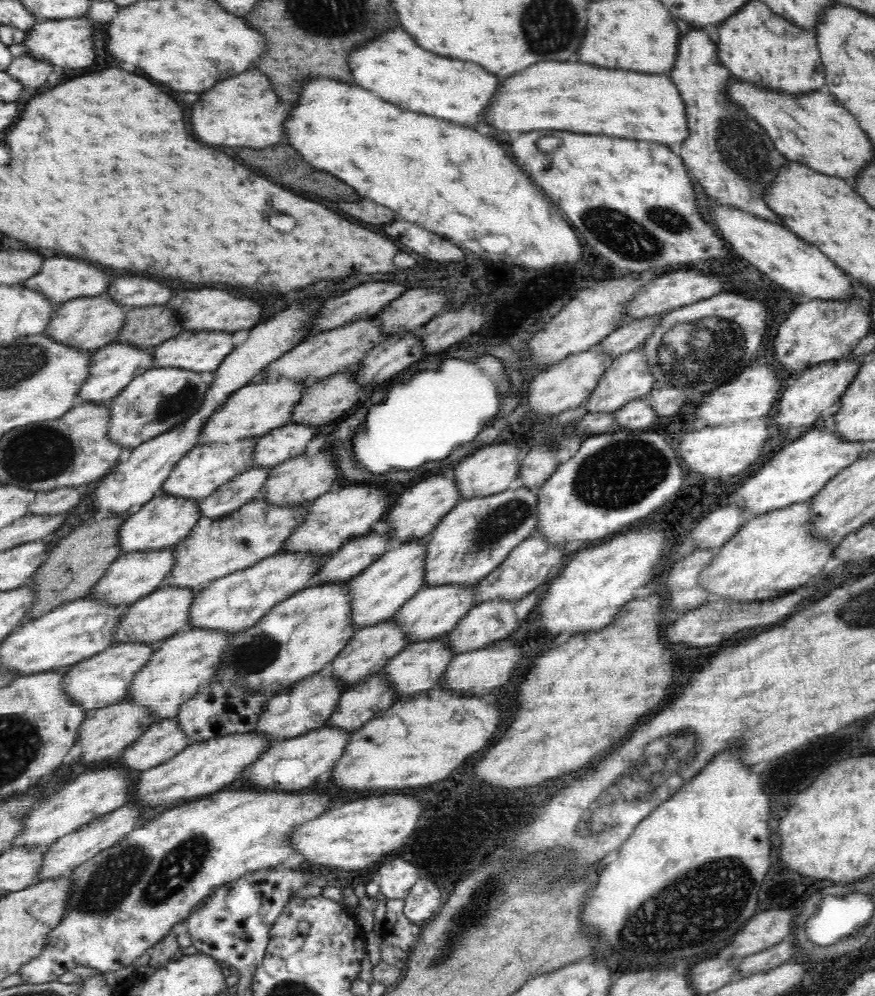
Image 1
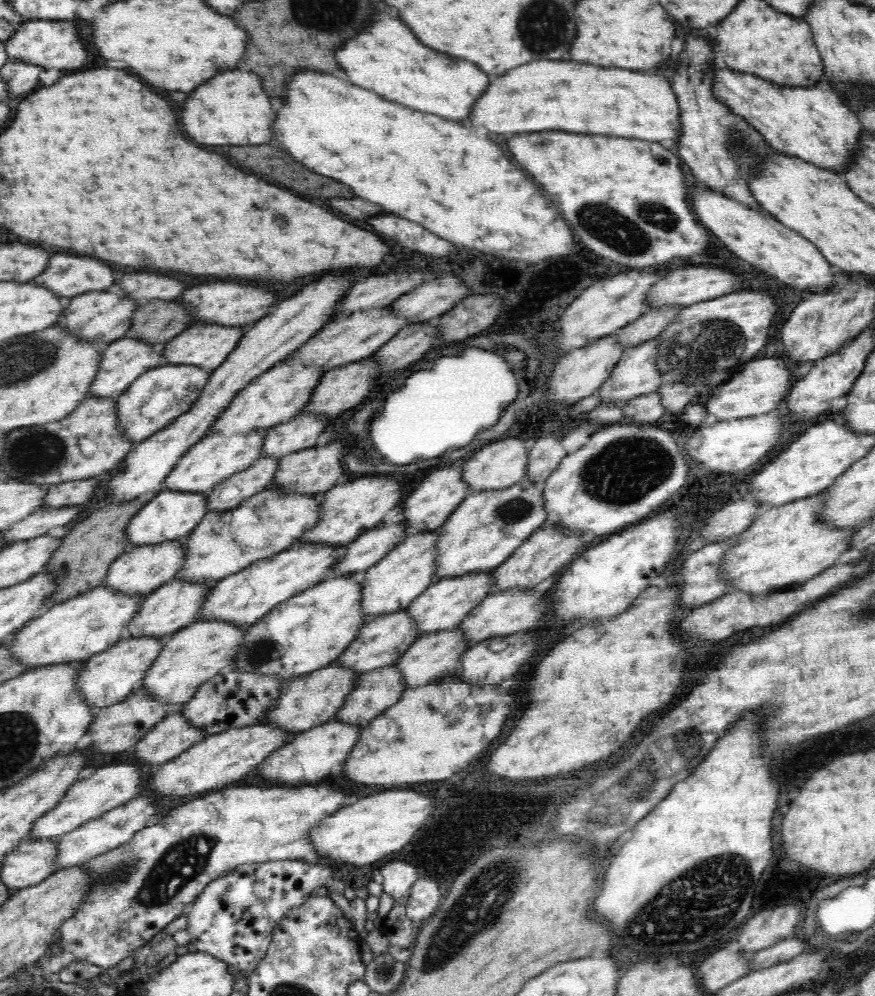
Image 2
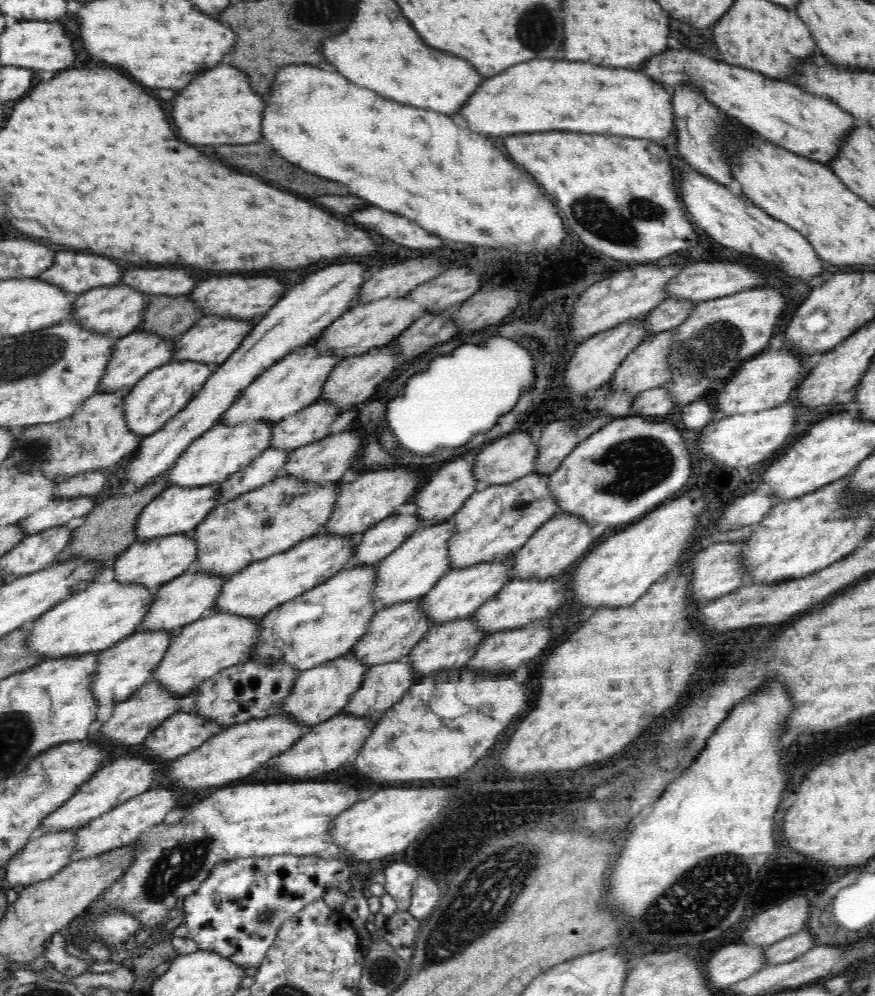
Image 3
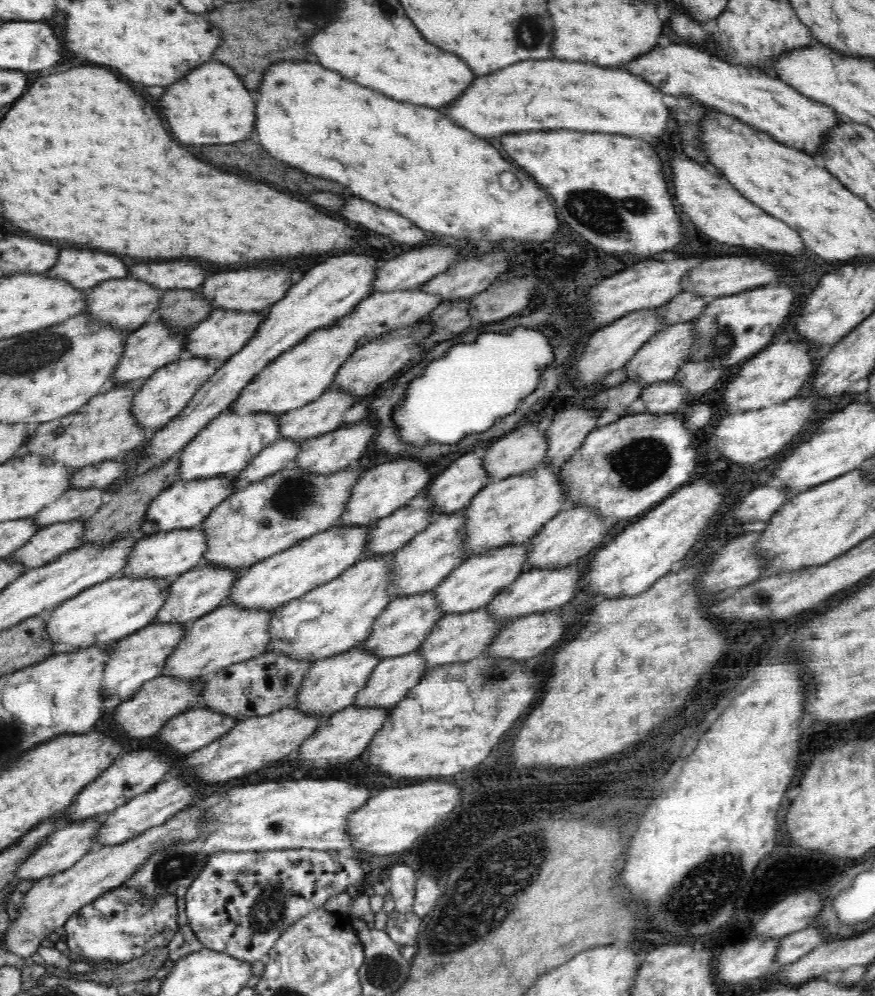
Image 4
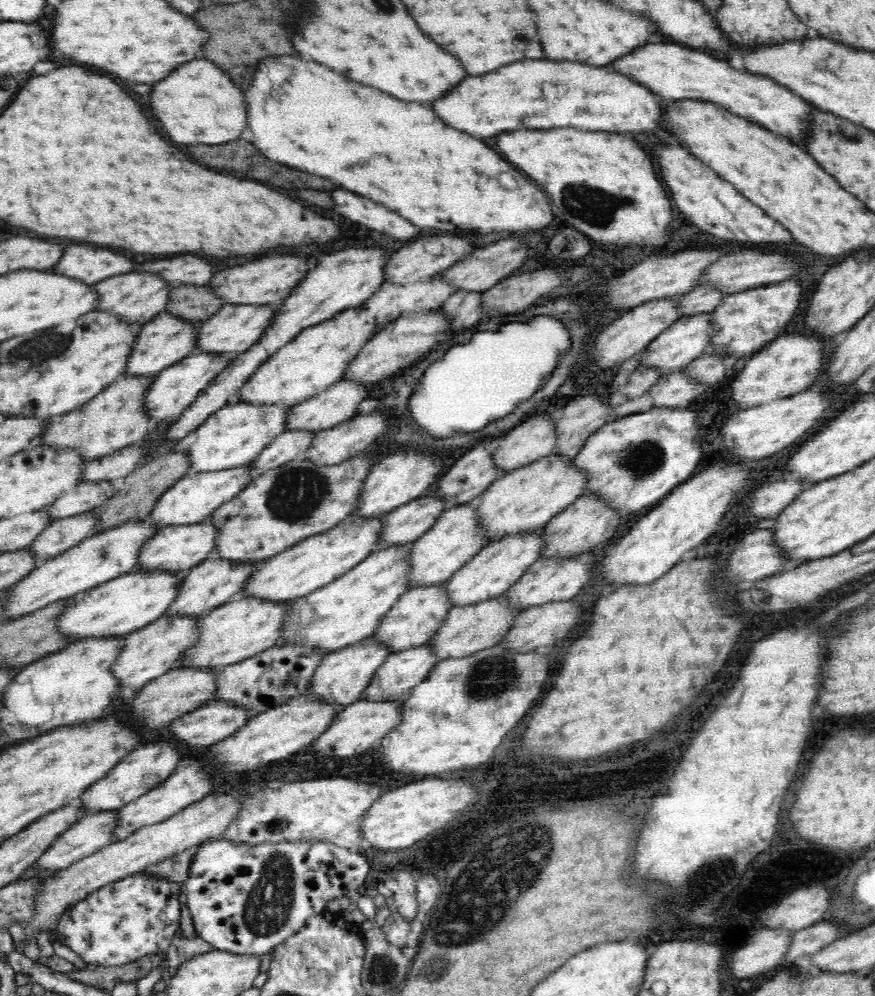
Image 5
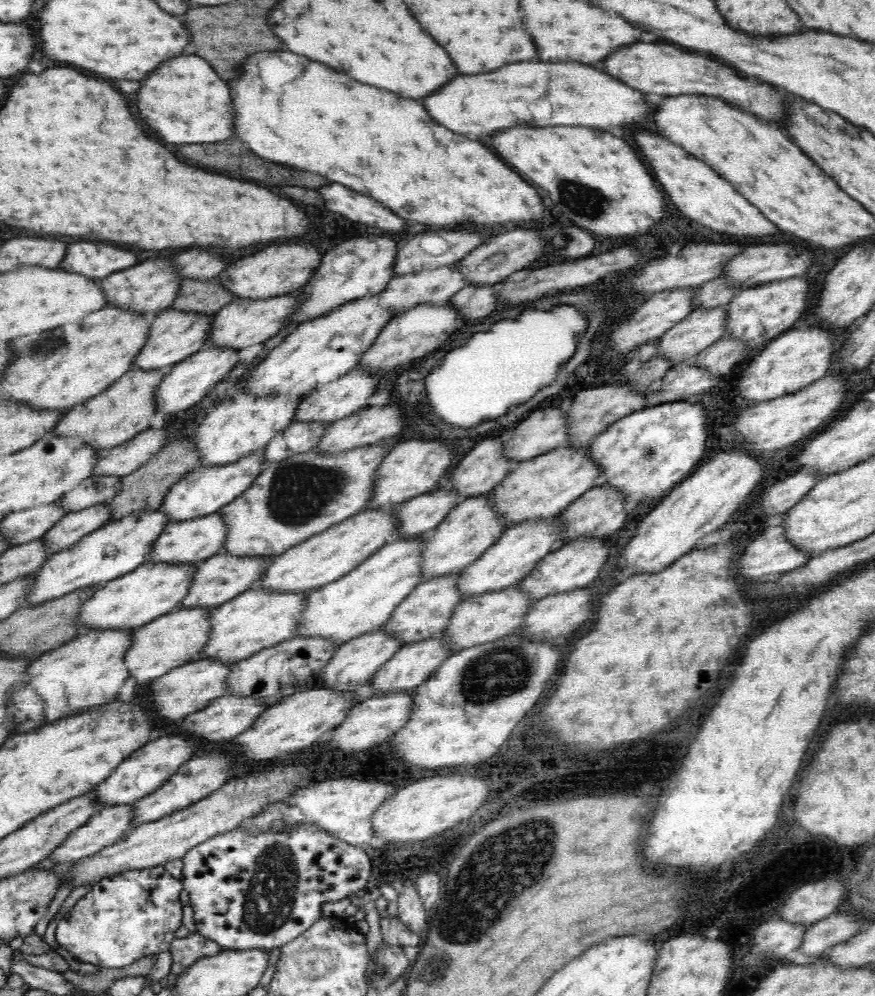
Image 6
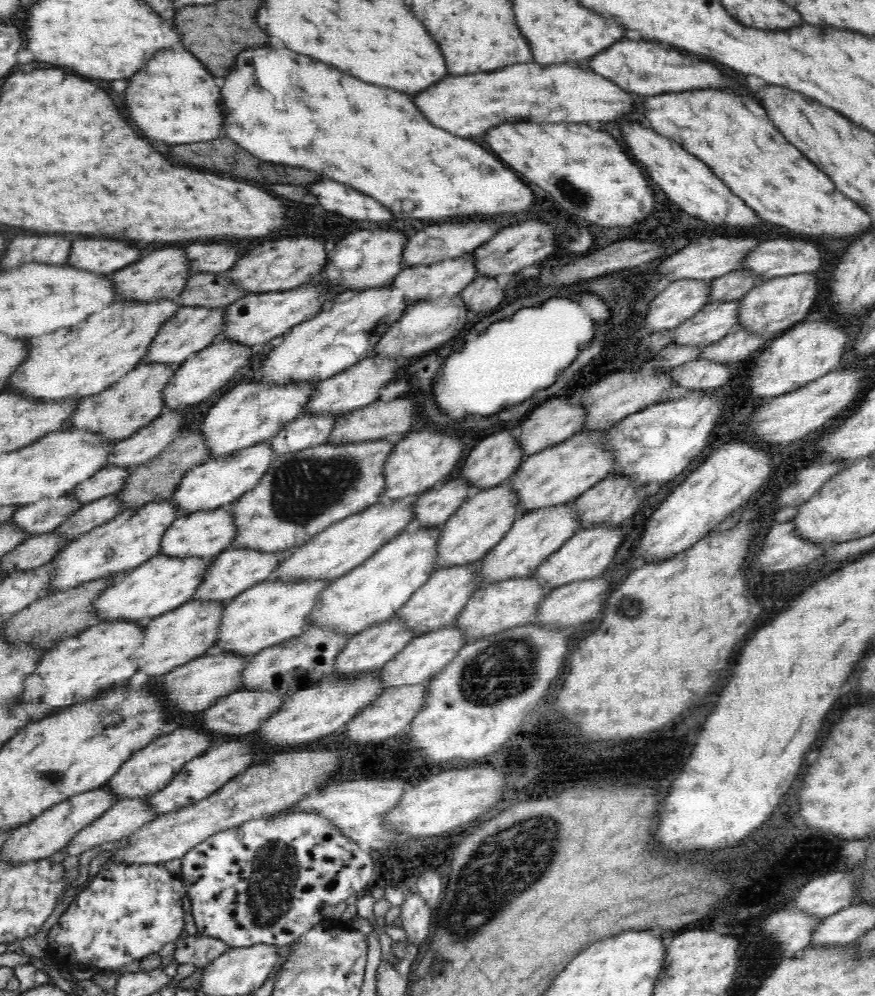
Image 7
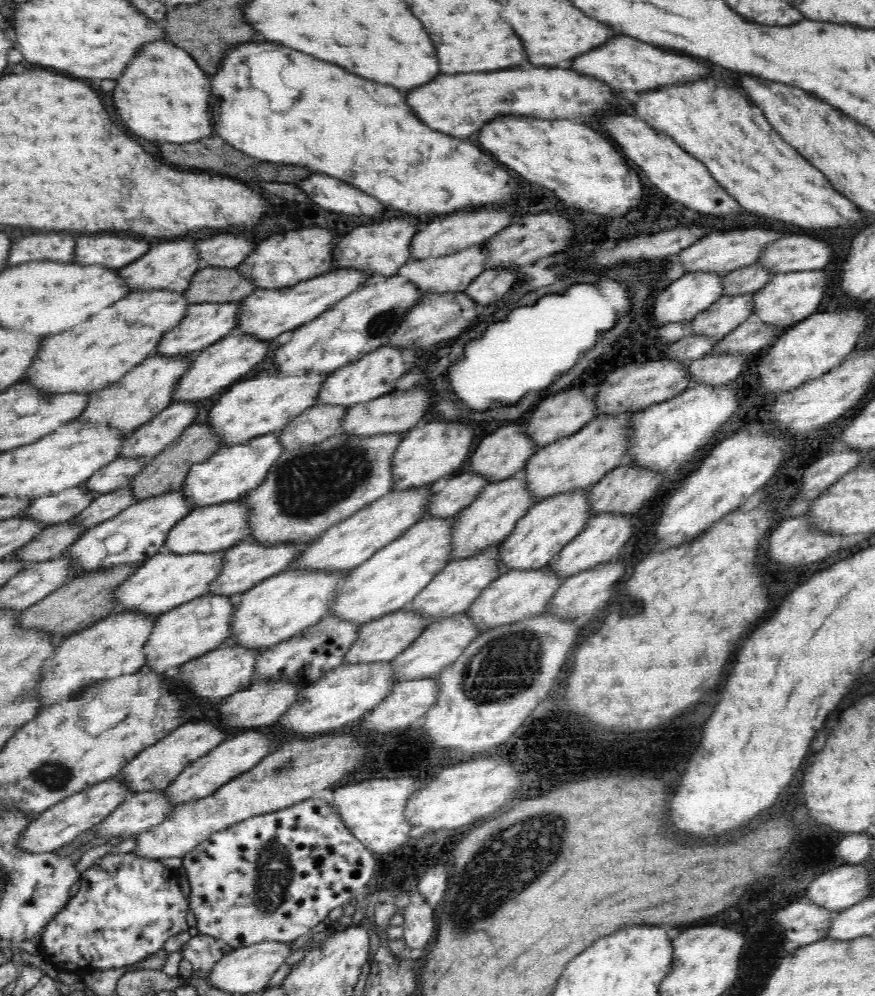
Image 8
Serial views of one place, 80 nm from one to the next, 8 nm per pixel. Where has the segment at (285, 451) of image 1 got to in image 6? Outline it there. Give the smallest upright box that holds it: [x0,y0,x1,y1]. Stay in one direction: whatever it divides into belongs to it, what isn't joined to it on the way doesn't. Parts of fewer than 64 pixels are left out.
[291,368,378,427]

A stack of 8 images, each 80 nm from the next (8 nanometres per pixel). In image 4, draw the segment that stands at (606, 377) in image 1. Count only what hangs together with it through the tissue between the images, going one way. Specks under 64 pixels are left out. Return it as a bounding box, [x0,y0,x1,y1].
[621,323,691,390]

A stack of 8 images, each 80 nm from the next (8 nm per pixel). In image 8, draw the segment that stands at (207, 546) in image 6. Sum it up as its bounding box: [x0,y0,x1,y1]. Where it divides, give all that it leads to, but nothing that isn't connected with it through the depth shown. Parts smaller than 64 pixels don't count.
[164,499,246,556]

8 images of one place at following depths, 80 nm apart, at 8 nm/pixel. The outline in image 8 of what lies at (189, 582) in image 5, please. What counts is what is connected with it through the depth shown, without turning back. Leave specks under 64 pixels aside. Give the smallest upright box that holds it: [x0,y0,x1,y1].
[205,538,294,599]

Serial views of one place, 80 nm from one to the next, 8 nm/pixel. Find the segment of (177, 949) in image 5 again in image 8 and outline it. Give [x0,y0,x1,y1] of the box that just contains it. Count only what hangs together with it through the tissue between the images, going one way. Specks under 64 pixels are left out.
[179,934,233,980]

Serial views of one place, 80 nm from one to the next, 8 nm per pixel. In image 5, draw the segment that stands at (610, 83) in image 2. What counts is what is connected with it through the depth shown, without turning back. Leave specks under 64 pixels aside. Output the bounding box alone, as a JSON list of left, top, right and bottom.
[434,60,664,138]

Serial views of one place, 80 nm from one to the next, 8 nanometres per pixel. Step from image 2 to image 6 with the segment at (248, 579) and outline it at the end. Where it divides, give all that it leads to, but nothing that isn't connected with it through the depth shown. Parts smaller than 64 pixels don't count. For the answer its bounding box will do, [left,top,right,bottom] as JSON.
[254,508,392,595]

